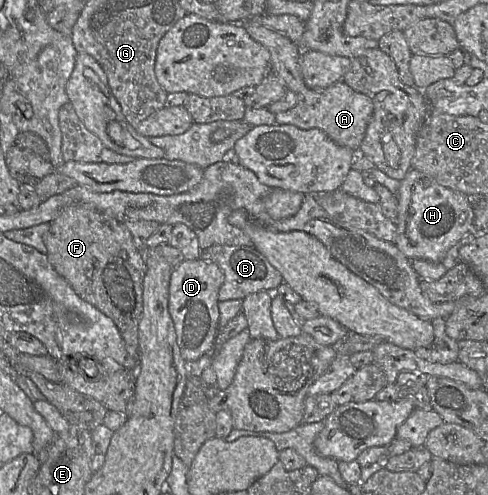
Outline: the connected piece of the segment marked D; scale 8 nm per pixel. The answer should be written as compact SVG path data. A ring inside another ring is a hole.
M202 258L182 261L172 269L169 282L168 311L174 323L176 341L182 358L187 362L211 354L219 330L218 293L224 273L213 261Z

